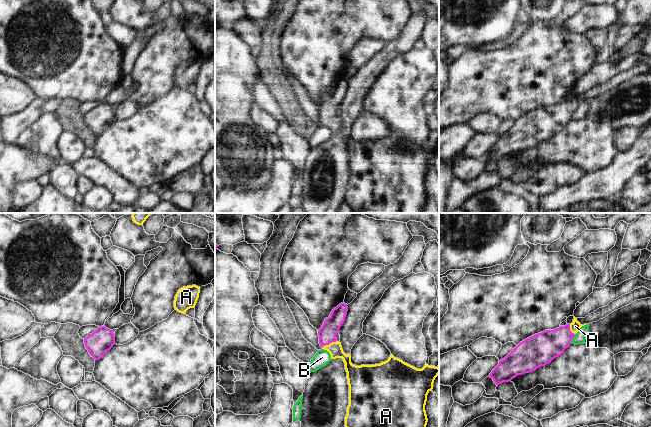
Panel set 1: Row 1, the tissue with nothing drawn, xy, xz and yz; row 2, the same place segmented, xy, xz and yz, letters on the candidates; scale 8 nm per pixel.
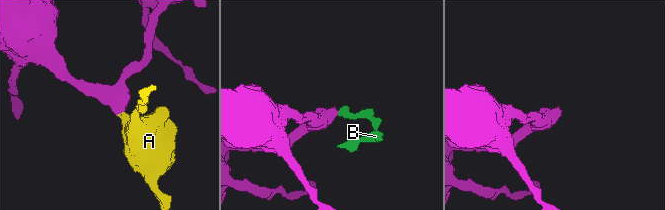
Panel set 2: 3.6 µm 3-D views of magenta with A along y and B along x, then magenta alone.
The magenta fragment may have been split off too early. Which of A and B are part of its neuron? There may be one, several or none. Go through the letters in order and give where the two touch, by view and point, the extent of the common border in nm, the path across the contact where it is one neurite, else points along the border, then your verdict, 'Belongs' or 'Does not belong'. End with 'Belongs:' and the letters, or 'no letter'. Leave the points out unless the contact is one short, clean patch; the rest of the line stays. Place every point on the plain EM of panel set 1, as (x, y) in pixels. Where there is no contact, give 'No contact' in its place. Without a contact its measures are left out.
A: Touches magenta at xz (329, 119). Shared border 140 nm. Path across: xz (327, 109), (329, 119), (335, 125). Belongs
B: Touches magenta at yz (571, 115). Shared border 90 nm. Boundary: yz (575, 110), (570, 119). Does not belong
Belongs: A.

